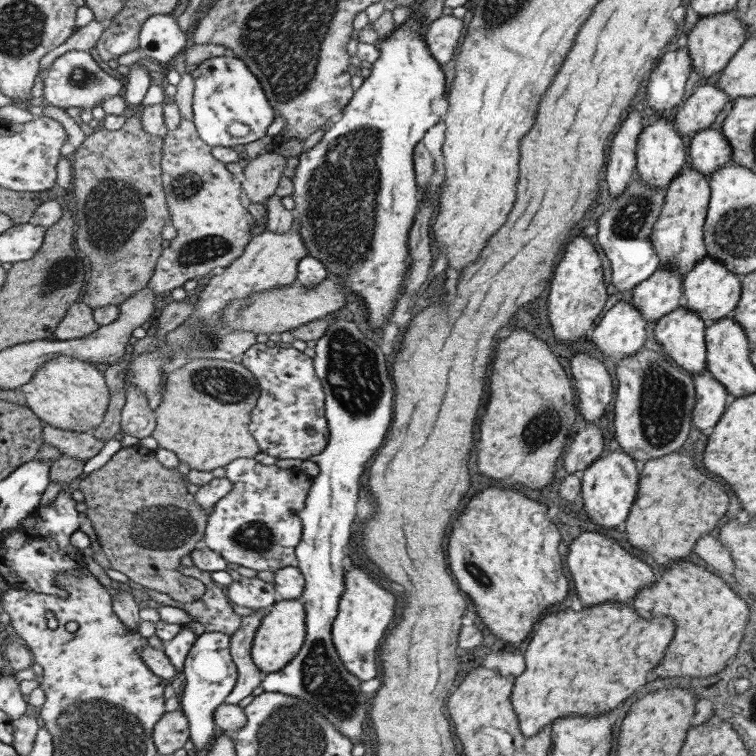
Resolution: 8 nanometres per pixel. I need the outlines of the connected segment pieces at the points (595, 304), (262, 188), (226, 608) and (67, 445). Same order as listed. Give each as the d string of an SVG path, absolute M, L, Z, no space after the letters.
M577 235L565 246L565 252L555 270L549 284L547 295L547 320L551 325L552 335L561 344L571 344L580 336L587 335L592 329L593 320L603 310L603 304L607 302L605 282L603 282L603 270L600 260L590 241Z
M273 151L260 153L253 160L249 160L242 169L242 181L240 182L240 191L243 192L249 203L264 204L268 197L274 195L279 178L284 171L285 160L285 157L279 153L273 153Z
M181 566L179 571L185 576L197 579L204 585L205 590L196 601L182 603L173 596L149 590L148 587L143 587L143 590L153 602L161 606L172 606L184 610L191 616L191 621L199 623L207 632L222 632L229 636L233 634L240 625L241 616L231 611L232 605L226 597L225 588L210 577L210 572L199 570L196 566Z
M42 421L41 424L43 442L57 447L61 455L74 458L80 463L95 456L105 443L105 440L98 439L91 432L61 430Z

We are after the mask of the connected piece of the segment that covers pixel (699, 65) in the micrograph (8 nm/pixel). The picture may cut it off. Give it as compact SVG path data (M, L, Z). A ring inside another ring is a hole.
M727 10L723 14L710 14L700 17L686 35L686 49L693 72L701 78L709 78L719 70L723 70L729 59L739 50L747 38L745 27L736 19L735 10Z

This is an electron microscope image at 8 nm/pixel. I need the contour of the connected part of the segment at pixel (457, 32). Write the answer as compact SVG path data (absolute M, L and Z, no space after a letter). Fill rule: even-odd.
M451 14L441 15L429 23L423 38L430 55L439 66L451 60L461 36L461 28L463 28L461 19Z

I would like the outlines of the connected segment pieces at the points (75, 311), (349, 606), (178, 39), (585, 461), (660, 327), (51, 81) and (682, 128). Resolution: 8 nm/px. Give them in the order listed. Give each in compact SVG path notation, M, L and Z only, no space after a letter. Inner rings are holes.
M74 302L69 305L56 330L53 330L53 336L56 340L66 341L92 334L99 327L93 321L92 308L83 302Z
M347 561L344 571L344 591L338 600L330 637L343 667L359 681L371 680L377 674L377 648L393 618L395 618L395 596L373 584L361 569Z
M171 14L151 15L140 26L137 40L142 56L149 56L166 68L172 58L185 49L185 35Z
M586 422L585 427L573 436L573 442L563 454L563 468L567 474L582 472L603 454L603 434L596 423Z
M680 305L655 323L653 338L659 350L691 375L706 370L704 330L703 321Z
M70 50L55 58L50 66L38 72L43 82L43 102L57 108L76 106L85 110L97 106L104 99L115 96L122 90L121 81L107 75L93 60L87 50Z
M708 83L697 89L674 109L672 127L680 136L693 136L693 132L711 126L723 104L729 101L728 96L719 86Z

